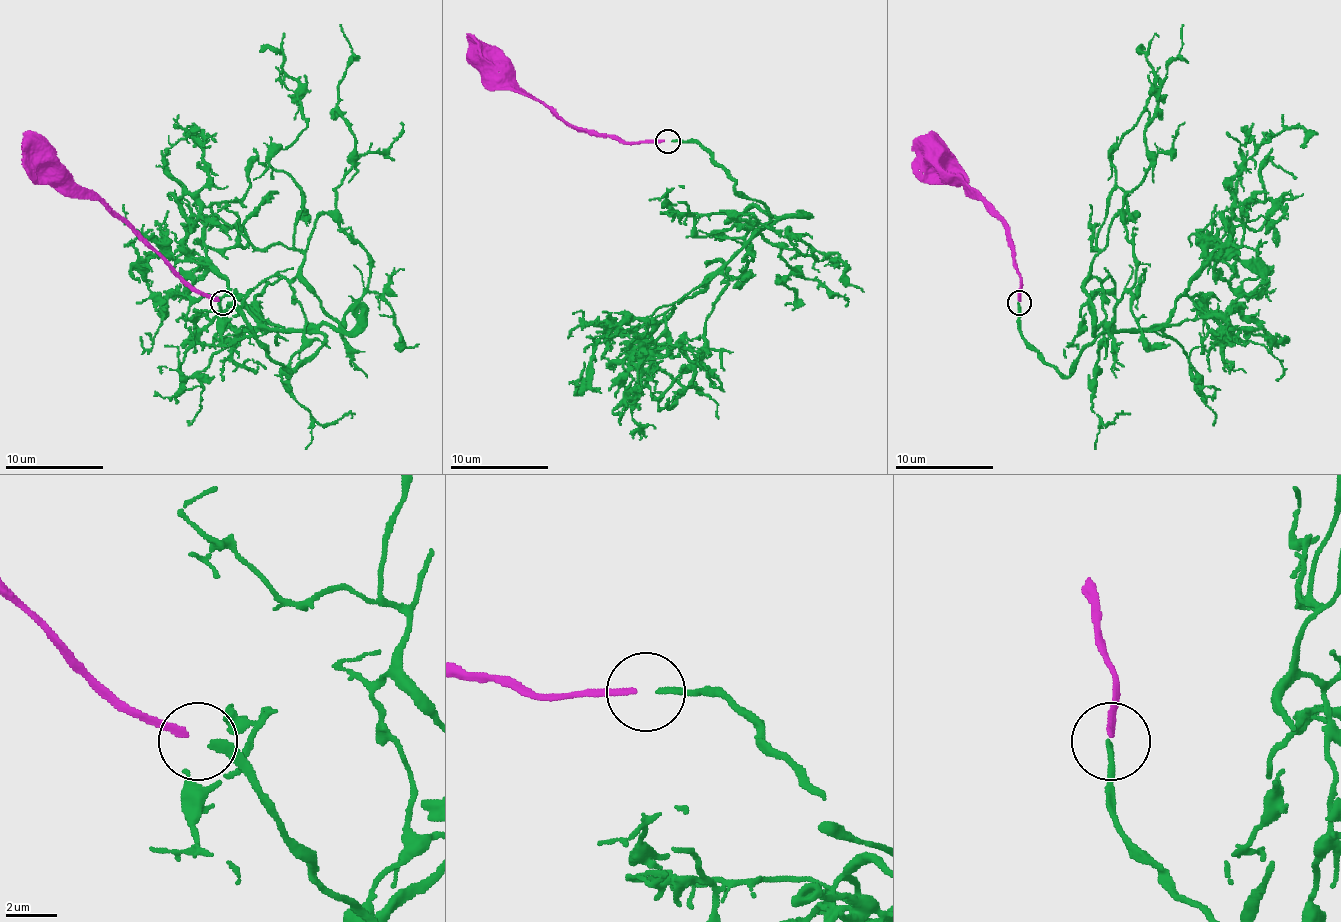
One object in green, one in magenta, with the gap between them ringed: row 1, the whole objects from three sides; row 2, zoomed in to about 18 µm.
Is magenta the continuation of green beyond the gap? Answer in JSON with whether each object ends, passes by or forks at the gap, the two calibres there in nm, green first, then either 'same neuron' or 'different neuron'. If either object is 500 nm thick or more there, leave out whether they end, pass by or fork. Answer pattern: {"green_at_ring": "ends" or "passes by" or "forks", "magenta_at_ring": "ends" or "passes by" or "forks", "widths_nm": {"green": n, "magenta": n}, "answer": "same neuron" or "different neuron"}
{"green_at_ring": "ends", "magenta_at_ring": "ends", "widths_nm": {"green": 240, "magenta": 220}, "answer": "same neuron"}

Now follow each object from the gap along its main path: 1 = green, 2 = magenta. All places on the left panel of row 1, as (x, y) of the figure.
1: (227, 302), (291, 376), (323, 342), (269, 330), (207, 258), (207, 169), (187, 127), (210, 145)
2: (219, 300), (200, 295), (131, 228), (69, 179), (57, 177), (34, 152)

